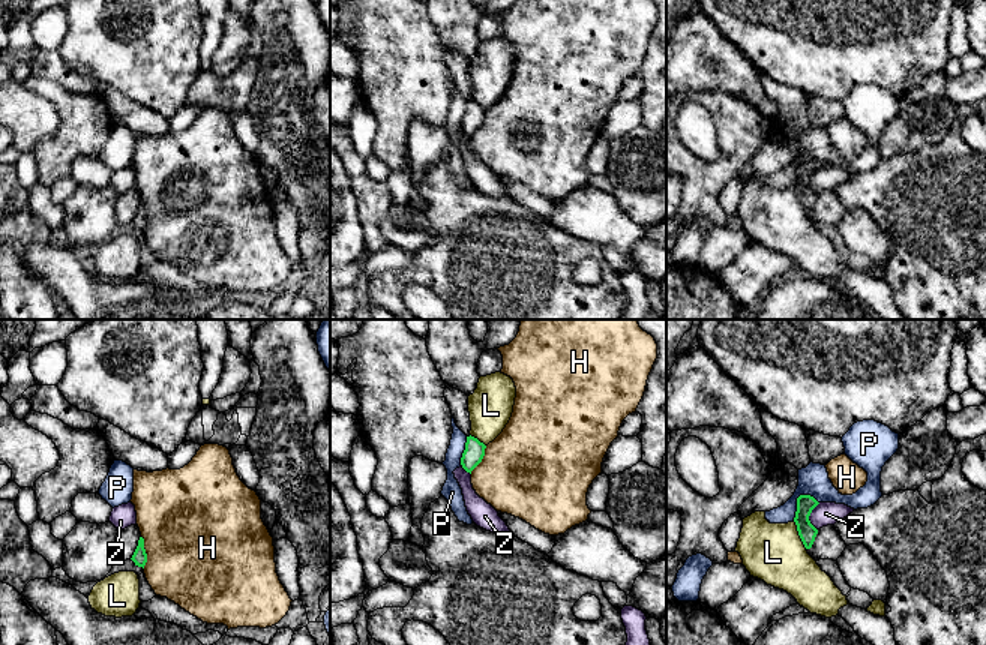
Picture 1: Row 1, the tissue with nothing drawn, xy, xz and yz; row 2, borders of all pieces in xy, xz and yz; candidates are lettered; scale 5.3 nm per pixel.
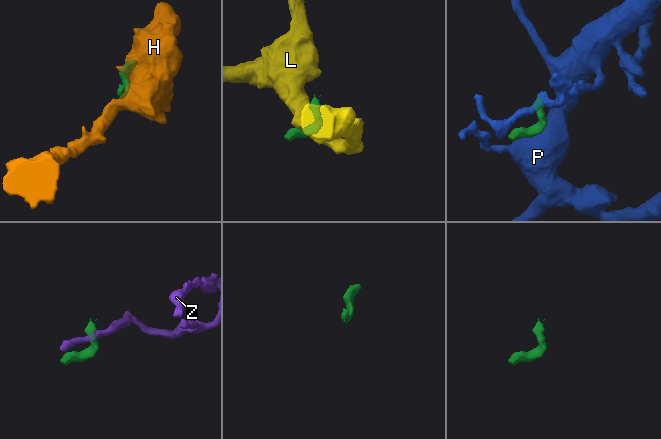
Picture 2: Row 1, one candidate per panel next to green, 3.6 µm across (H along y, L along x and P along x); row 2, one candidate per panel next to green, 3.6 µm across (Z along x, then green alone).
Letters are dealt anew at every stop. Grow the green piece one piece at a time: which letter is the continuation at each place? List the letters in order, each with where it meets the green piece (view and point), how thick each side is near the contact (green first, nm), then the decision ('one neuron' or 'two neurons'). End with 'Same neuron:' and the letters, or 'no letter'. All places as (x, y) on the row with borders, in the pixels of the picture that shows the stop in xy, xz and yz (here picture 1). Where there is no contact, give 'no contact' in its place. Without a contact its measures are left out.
H: xy (144, 552) | 80/480 nm | two neurons
L: yz (799, 534) | 100/320 nm | two neurons
P: yz (797, 503) | 100/160 nm | two neurons
Z: yz (809, 515) | 100/130 nm | two neurons
Same neuron: no letter

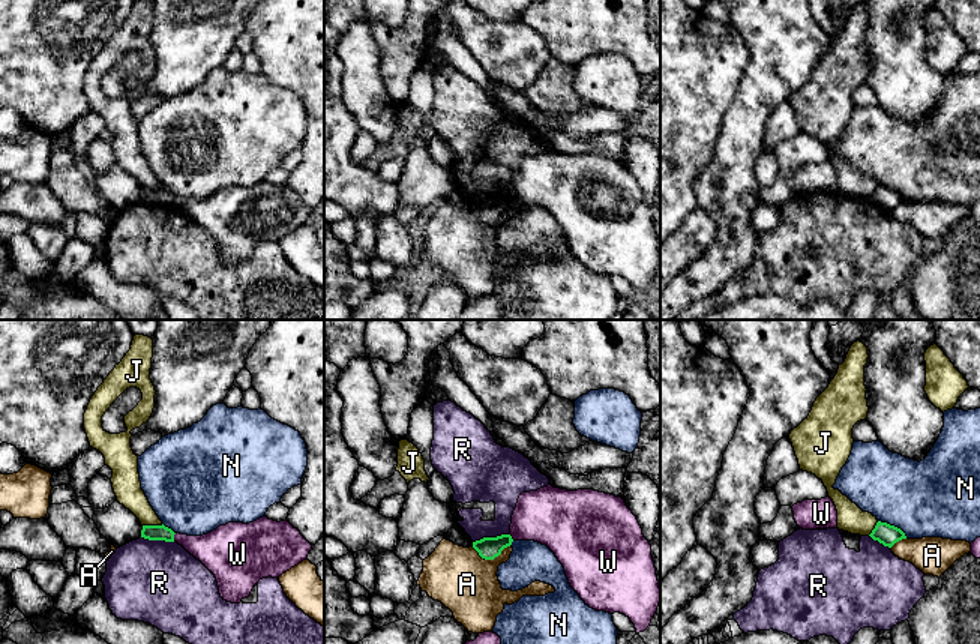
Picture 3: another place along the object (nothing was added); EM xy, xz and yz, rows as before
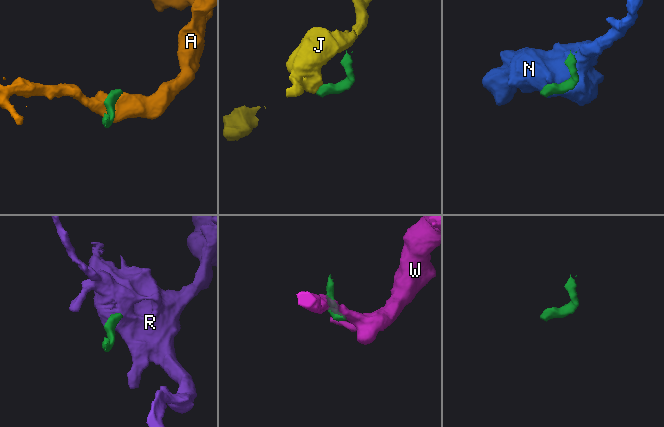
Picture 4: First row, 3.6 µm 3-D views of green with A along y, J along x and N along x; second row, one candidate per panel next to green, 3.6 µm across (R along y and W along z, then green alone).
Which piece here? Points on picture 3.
A: xz (490, 559) | 120/320 nm | two neurons
J: xy (152, 526) | 80/150 nm | two neurons
N: yz (893, 526) | 120/420 nm | two neurons
R: xz (491, 538) | 120/150 nm | two neurons
W: xy (173, 538) | 80/220 nm | two neurons
Same neuron: no letter

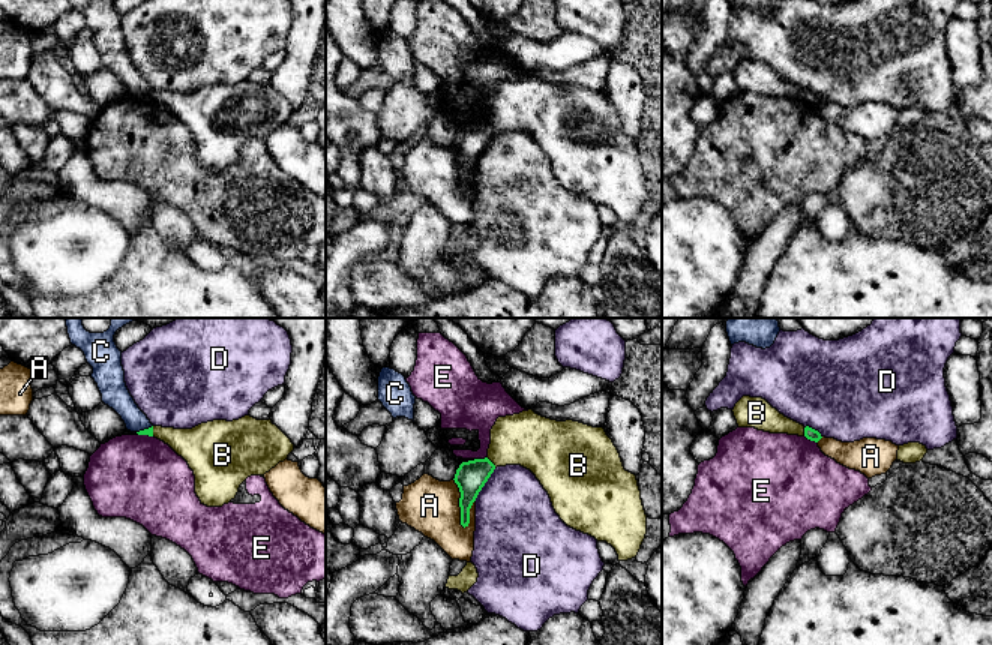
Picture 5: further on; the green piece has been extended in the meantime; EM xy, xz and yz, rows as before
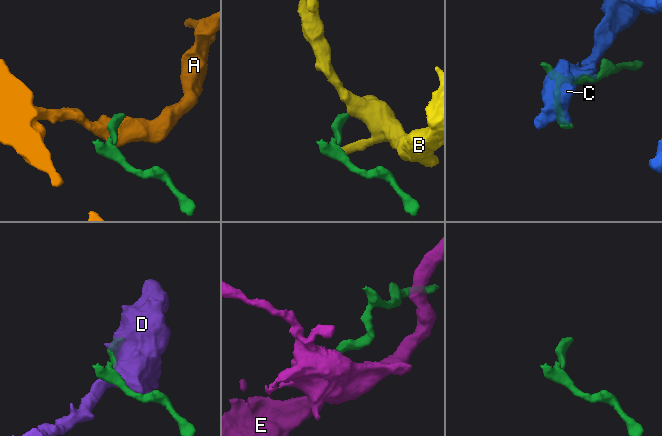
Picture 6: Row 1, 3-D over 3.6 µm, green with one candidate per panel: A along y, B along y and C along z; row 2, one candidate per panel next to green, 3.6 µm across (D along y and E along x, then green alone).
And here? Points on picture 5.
A: xz (459, 504) | 160/300 nm | two neurons
B: xz (491, 462) | 160/280 nm | two neurons
C: xy (144, 429) | 40/140 nm | two neurons
D: xz (483, 485) | 160/420 nm | two neurons
E: xz (480, 459) | 160/190 nm | two neurons
Same neuron: no letter

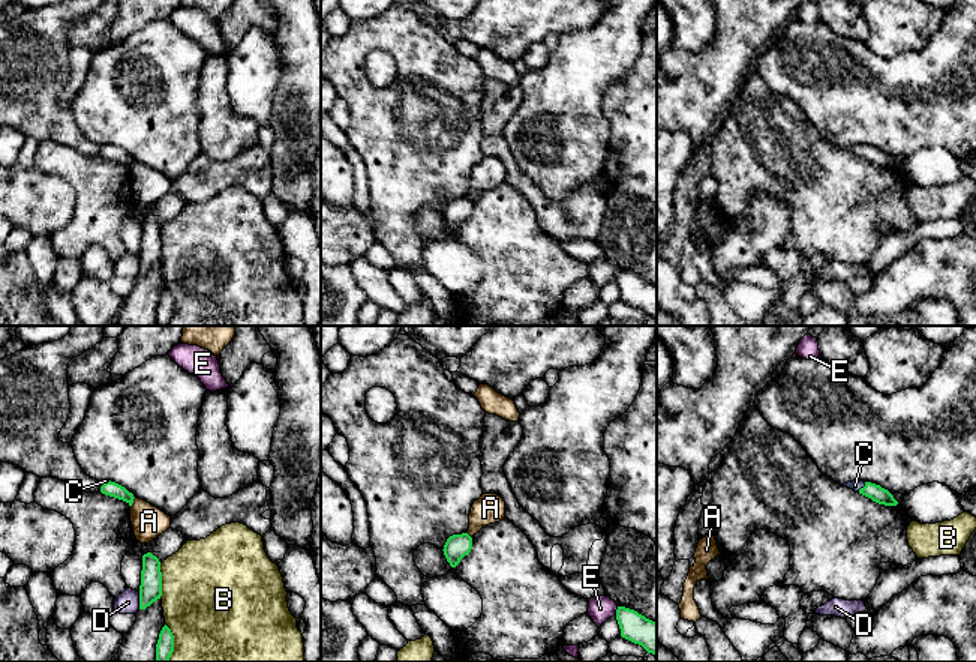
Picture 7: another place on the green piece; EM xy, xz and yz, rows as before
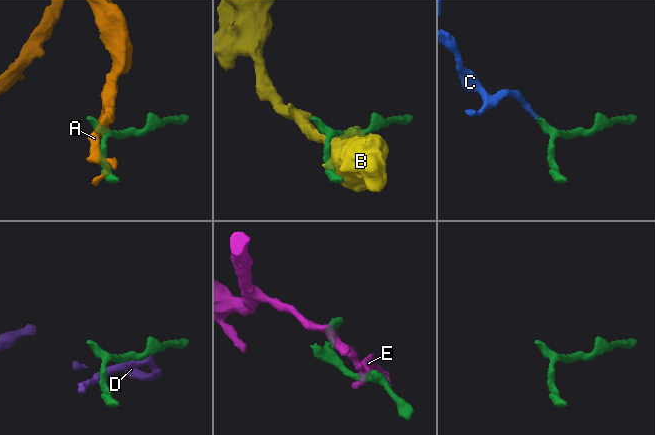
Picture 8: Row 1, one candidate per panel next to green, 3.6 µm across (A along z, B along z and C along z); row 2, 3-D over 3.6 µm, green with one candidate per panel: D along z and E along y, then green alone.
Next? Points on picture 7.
A: xy (132, 502) | 80/170 nm | two neurons
B: xy (161, 581) | 120/500 nm | two neurons
C: yz (864, 487) | 90/60 nm | one neuron
D: xy (140, 601) | 120/120 nm | two neurons
E: xz (616, 611) | 180/130 nm | two neurons
Same neuron: C

